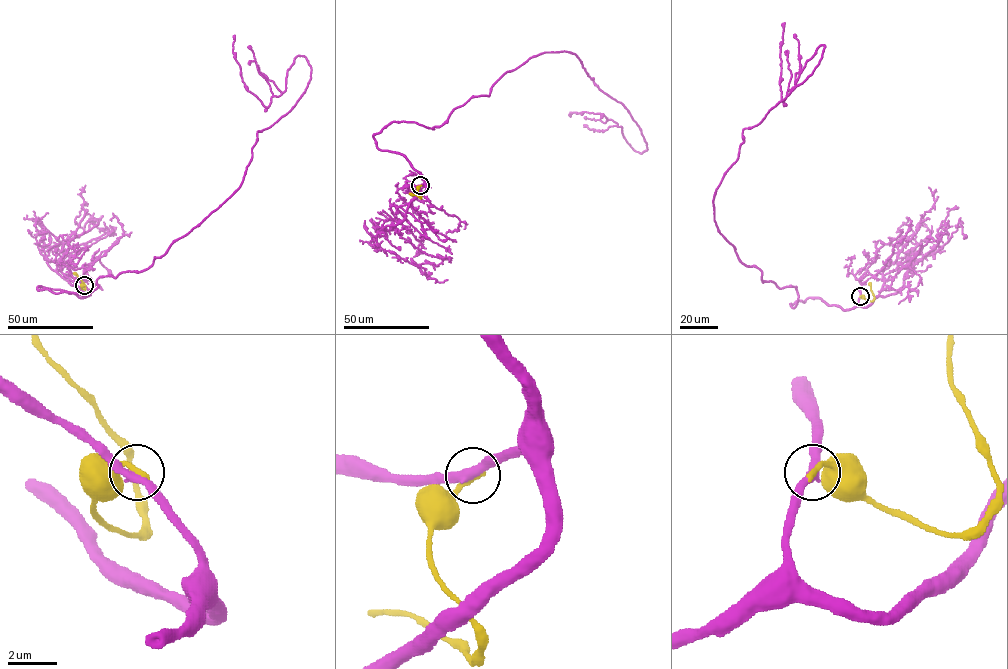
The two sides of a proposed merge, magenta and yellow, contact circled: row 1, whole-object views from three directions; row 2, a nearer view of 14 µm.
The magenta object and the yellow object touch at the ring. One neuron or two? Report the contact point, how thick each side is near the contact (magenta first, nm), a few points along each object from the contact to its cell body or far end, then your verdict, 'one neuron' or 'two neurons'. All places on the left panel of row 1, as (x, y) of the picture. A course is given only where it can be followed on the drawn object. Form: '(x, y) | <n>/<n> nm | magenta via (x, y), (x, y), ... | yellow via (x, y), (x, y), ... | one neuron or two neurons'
(84, 285) | 360/280 nm | magenta via (84, 285), (37, 288), (147, 269), (305, 91), (297, 56), (265, 107), (234, 35) | yellow via (84, 285), (81, 286), (84, 289), (84, 283), (73, 273) | two neurons

